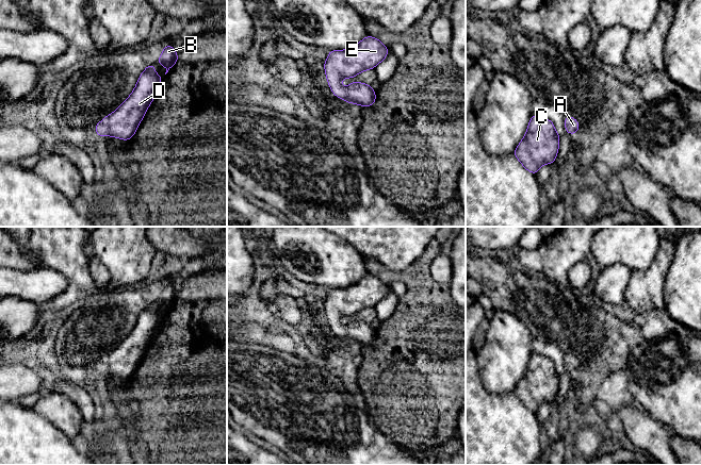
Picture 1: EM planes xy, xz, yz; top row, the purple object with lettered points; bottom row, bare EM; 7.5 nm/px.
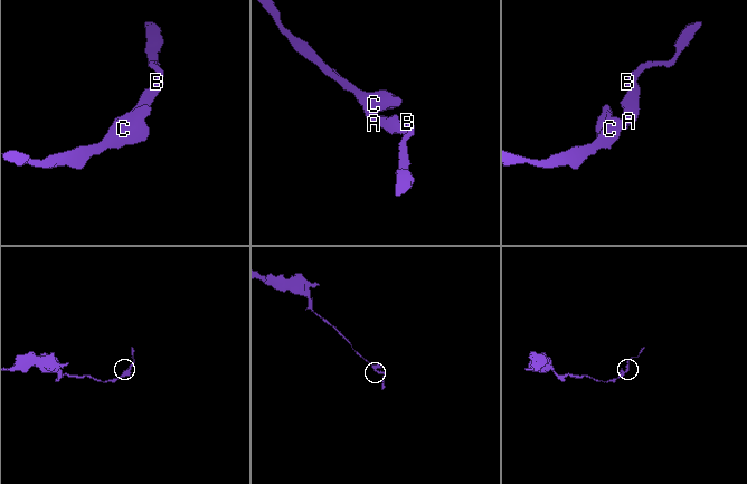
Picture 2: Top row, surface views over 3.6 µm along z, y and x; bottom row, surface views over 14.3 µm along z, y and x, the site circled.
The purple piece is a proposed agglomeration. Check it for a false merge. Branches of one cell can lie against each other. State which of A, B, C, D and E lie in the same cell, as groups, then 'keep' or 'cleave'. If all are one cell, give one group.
groups A B C D E; keep

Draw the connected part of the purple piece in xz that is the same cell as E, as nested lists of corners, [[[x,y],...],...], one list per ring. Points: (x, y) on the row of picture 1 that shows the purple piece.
[[[370,35],[348,49],[329,50],[324,62],[324,69],[332,94],[347,103],[373,106],[376,92],[371,85],[354,82],[344,88],[341,81],[344,78],[353,78],[364,70],[374,69],[386,60],[388,51],[387,46]]]

